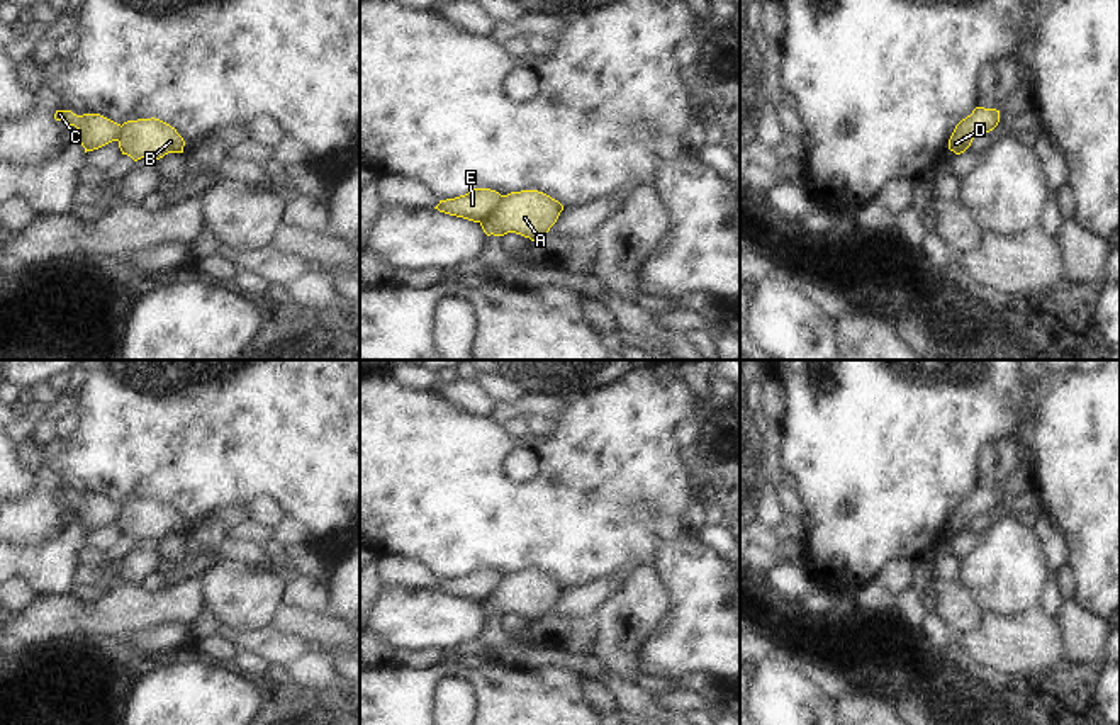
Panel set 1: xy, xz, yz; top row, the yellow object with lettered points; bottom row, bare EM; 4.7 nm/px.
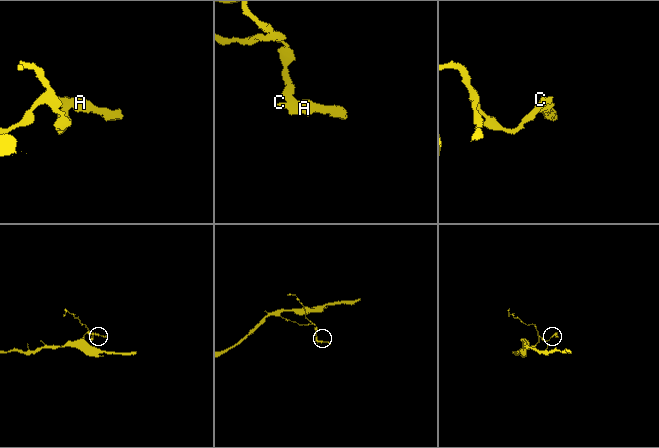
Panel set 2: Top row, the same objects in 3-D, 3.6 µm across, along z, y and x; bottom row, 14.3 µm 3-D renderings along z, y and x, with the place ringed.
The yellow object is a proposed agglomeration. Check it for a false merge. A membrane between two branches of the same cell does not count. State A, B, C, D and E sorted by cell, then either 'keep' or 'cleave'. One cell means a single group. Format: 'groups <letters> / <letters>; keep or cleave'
groups A B D / C E; cleave

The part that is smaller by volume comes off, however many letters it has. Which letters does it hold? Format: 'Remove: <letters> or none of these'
Remove: A, B, D

